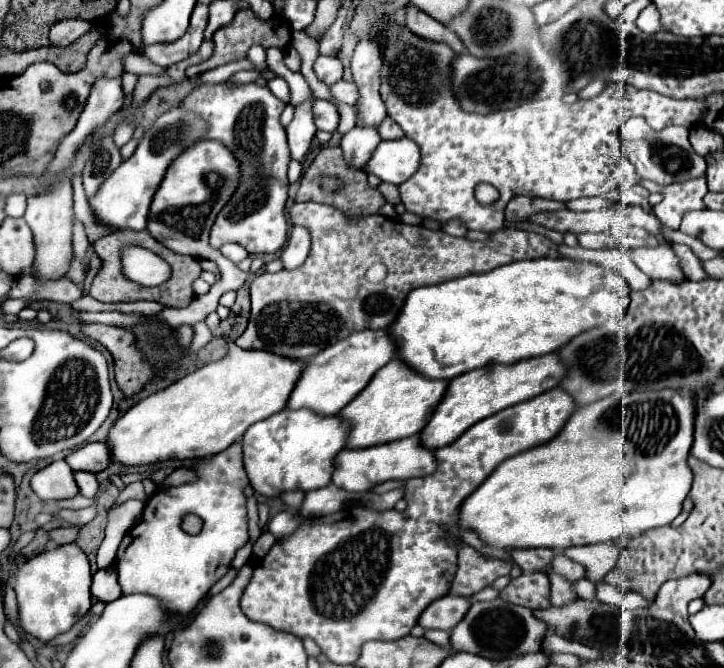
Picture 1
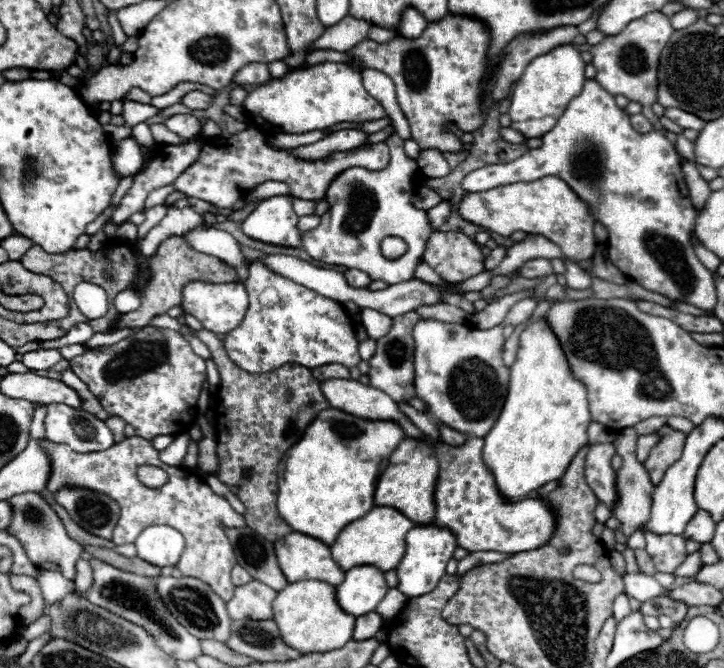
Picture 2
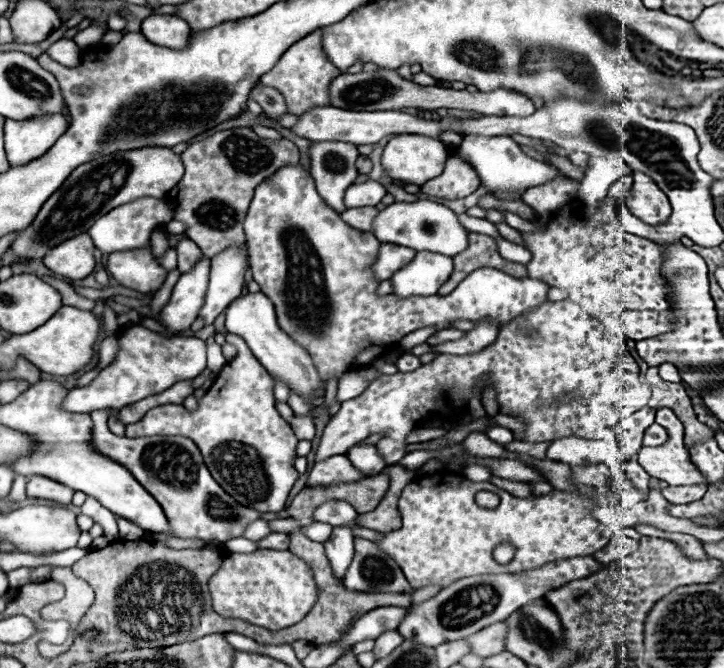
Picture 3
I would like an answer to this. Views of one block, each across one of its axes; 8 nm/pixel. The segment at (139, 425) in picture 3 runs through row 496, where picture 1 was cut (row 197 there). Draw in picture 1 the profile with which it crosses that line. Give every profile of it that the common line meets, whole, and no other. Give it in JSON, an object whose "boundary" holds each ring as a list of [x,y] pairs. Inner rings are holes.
{"boundary":[[[222,82],[198,86],[184,98],[184,106],[208,122],[208,138],[226,144],[240,162],[242,170],[238,190],[212,226],[210,246],[220,248],[226,242],[236,242],[250,254],[278,252],[288,236],[288,220],[284,208],[288,200],[286,170],[290,162],[290,150],[286,142],[286,130],[280,124],[280,114],[286,104],[278,100],[266,86],[258,86],[254,82]]]}

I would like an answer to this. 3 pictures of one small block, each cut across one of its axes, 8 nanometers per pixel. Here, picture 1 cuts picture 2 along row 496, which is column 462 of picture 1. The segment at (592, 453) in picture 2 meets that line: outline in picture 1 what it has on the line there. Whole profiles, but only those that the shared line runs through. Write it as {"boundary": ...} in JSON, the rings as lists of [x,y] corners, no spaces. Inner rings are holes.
{"boundary":[[[442,596],[434,600],[418,618],[418,624],[424,630],[452,630],[468,612],[470,600],[464,596]]]}

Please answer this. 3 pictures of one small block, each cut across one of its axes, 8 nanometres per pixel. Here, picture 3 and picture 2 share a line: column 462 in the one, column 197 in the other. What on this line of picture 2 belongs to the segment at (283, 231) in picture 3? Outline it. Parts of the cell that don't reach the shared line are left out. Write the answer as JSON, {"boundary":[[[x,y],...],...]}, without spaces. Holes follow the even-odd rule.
{"boundary":[[[194,280],[194,282],[188,282],[182,290],[182,310],[198,318],[206,330],[216,334],[226,334],[244,320],[244,314],[248,310],[248,292],[242,282],[214,284],[214,282]]]}

